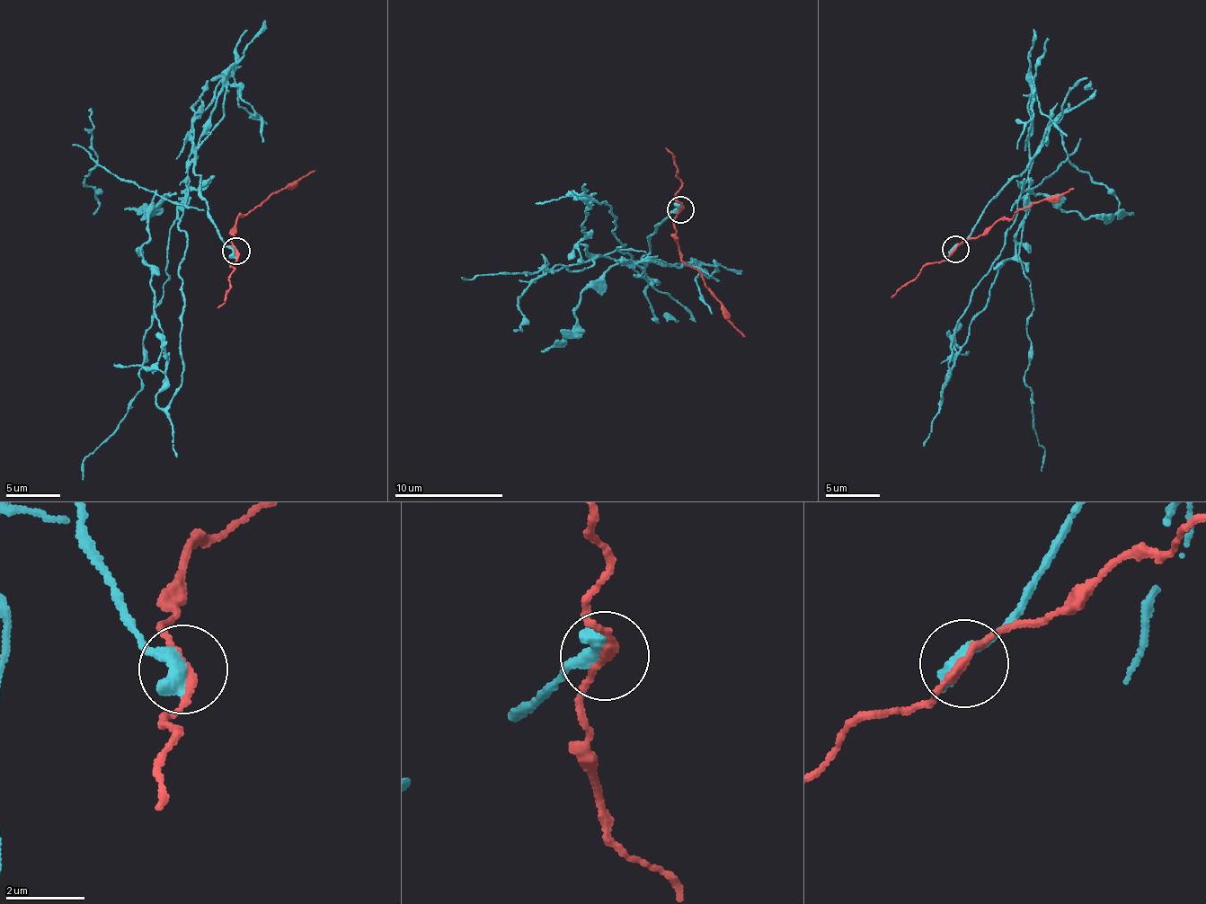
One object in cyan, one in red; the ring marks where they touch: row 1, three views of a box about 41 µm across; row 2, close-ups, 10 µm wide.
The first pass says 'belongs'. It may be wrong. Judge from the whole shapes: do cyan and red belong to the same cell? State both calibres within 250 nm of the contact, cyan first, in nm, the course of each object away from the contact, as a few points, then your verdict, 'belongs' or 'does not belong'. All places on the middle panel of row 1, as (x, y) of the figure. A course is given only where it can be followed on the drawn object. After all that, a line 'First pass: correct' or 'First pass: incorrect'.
500/200 nm | cyan via (680, 208), (647, 240), (652, 255), (628, 263), (596, 254), (583, 269), (559, 264), (549, 272), (461, 277) | red via (680, 208), (674, 218), (681, 260), (700, 272), (703, 286), (716, 298), (722, 315), (746, 336) | does not belong
First pass: incorrect

